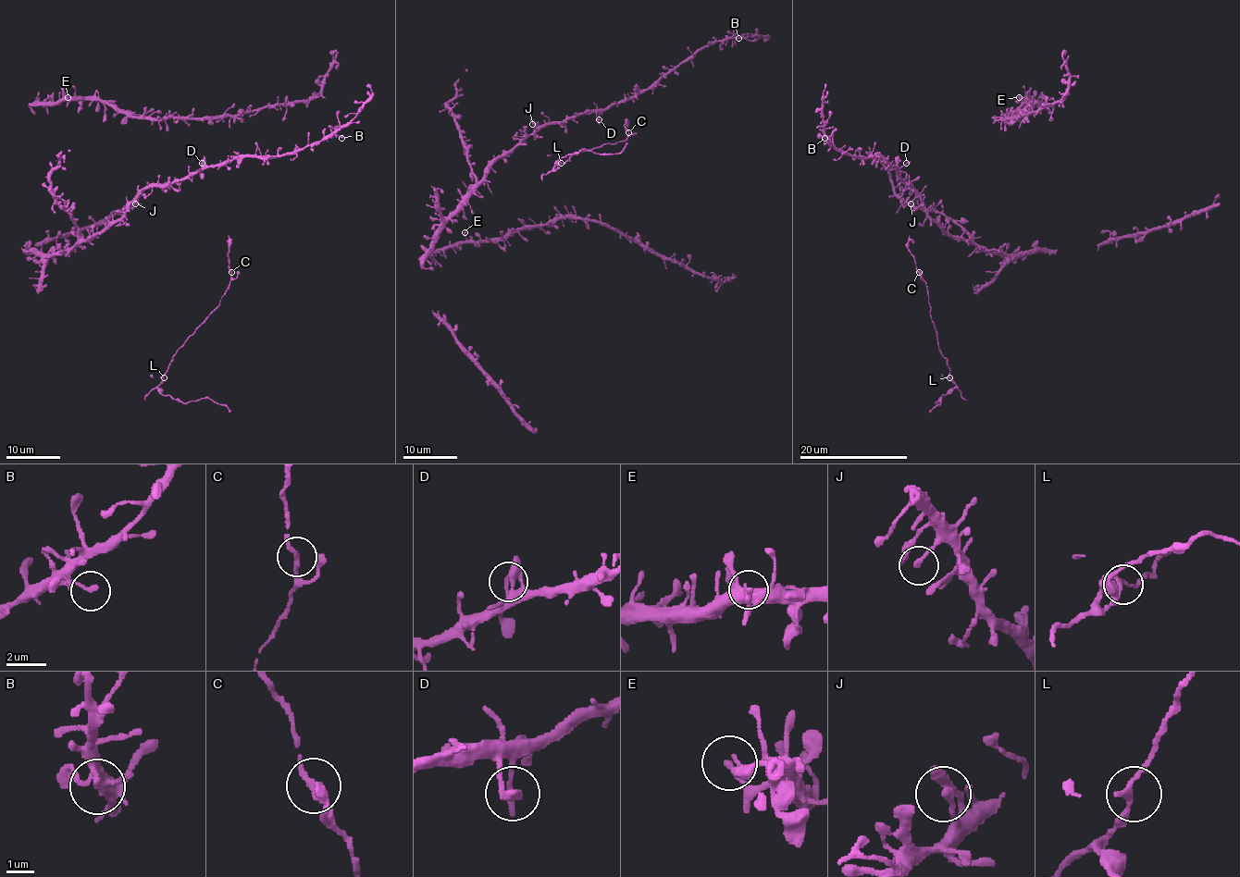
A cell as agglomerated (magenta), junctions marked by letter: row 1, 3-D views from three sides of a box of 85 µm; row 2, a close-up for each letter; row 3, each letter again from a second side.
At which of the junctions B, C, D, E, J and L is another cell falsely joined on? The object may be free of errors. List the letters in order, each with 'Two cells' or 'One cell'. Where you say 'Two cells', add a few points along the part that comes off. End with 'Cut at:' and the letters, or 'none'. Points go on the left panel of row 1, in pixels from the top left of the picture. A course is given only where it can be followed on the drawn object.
B: One cell
C: One cell
D: One cell
E: One cell
J: One cell
L: One cell
Cut at: none

